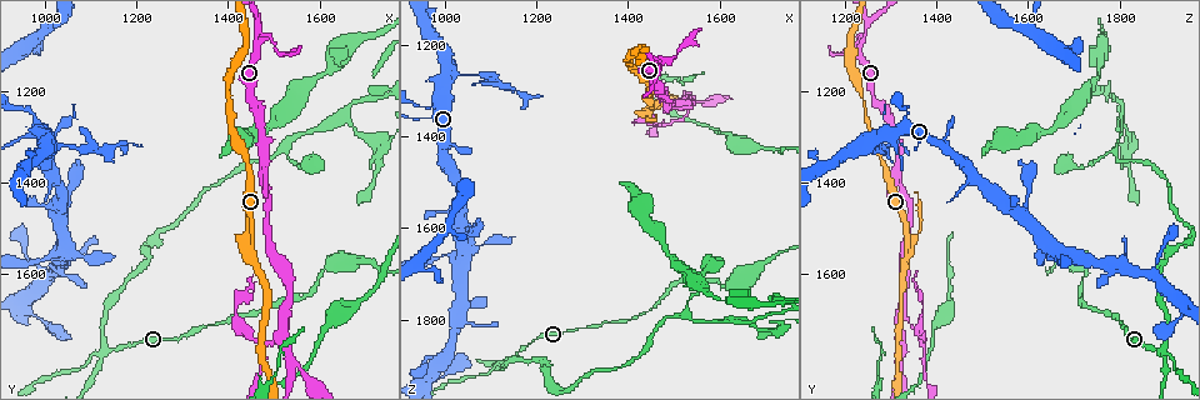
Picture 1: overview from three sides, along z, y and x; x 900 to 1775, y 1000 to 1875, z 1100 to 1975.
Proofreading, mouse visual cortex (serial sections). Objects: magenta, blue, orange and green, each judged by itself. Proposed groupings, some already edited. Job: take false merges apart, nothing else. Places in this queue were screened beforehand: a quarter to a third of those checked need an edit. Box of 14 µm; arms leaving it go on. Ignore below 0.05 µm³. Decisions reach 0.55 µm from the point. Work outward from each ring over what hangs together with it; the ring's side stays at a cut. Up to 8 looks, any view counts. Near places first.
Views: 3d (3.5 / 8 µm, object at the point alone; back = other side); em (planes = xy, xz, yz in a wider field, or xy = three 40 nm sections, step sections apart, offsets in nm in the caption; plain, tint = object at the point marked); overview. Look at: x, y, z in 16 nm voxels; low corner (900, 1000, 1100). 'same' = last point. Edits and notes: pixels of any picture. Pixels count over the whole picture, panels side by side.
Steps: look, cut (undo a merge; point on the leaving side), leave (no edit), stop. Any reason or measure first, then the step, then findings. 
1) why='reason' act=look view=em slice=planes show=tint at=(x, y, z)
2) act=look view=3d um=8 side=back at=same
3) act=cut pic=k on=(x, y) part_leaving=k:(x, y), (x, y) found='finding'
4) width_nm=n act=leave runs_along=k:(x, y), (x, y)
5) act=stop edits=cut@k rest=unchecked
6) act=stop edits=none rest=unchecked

why='thin neck' act=look view=3d um=3.5 side=back at=(1065, 1315, 1265)

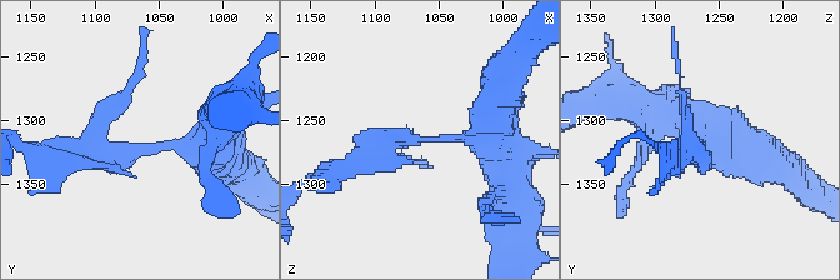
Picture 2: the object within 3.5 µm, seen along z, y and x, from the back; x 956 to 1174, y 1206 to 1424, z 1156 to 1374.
arm_widths_nm=250,300 act=look view=em slice=xy step=5 show=tint at=(1066, 1322, 1262)

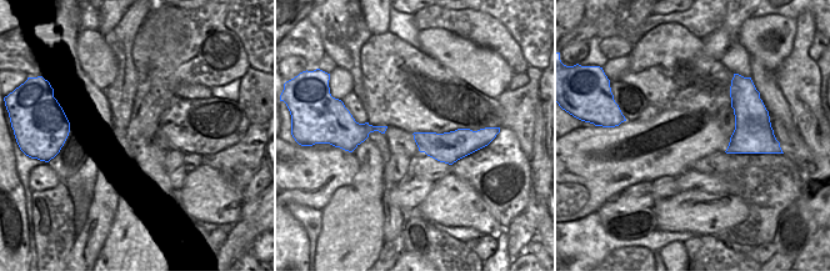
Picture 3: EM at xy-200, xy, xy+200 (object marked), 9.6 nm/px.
act=cut pic=2 on=(130, 153) part_leaving=2:(169, 145), (56, 160) found='two cells meet here'

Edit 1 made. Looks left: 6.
why='sharp bend' act=look view=3d um=8 at=(1470, 1090, 1235)

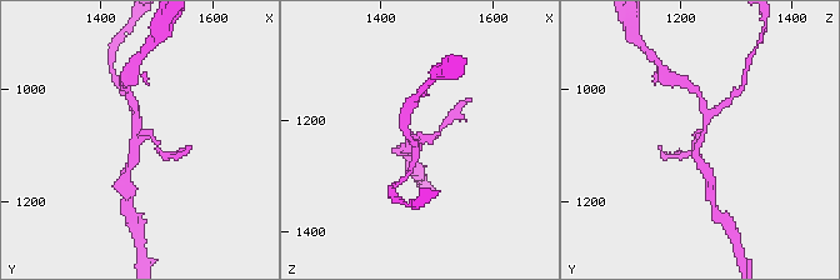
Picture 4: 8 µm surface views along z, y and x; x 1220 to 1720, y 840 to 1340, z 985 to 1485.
act=look view=3d um=3.5 at=(1465, 1090, 1240)

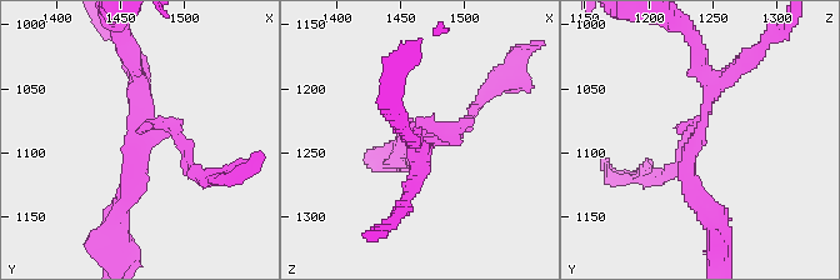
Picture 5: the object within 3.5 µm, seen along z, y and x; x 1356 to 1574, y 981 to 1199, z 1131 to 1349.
act=look view=em slice=xy step=2 show=tint at=(1464, 1088, 1240)

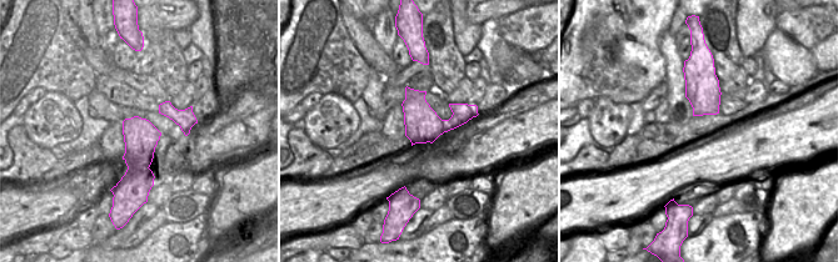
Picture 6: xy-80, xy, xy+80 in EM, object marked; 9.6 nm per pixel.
act=cut pic=5 on=(673, 168) part_leaving=5:(439, 141), (481, 103), (505, 68) found='a second cell is stuck on'

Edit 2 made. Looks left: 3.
why='redraw' act=look view=overview

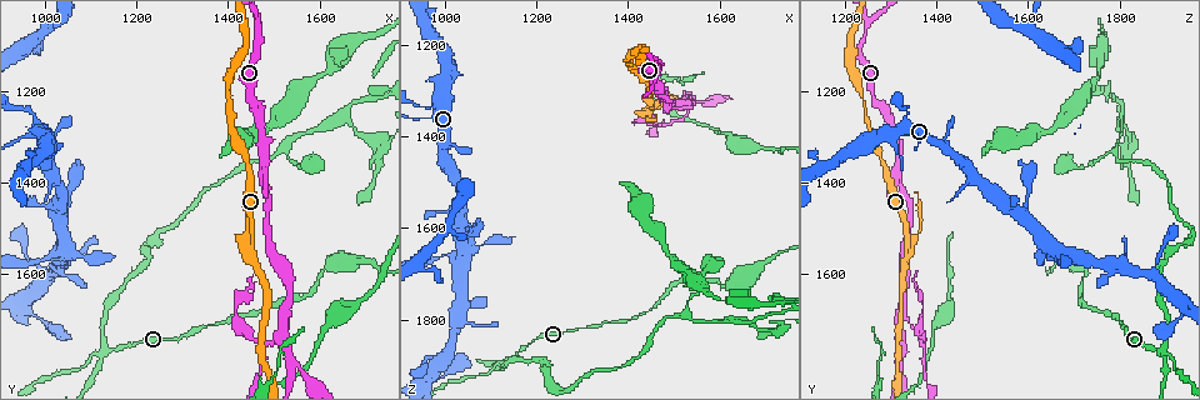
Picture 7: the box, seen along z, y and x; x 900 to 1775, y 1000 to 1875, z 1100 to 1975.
why='two arms at a narrow angle' act=look view=em slice=xy step=5 show=tint at=(1455, 1545, 1340)

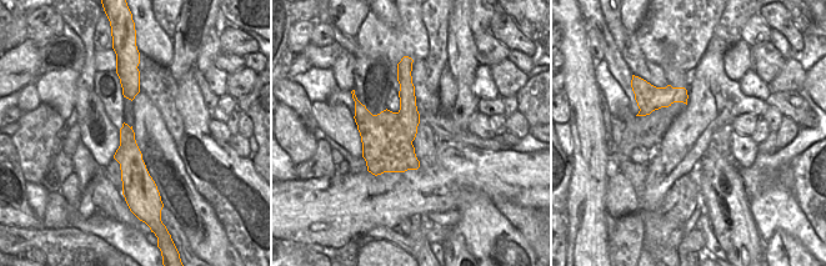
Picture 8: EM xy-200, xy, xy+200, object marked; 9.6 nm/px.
why='see where the arms go' act=look view=3d um=3.5 at=same

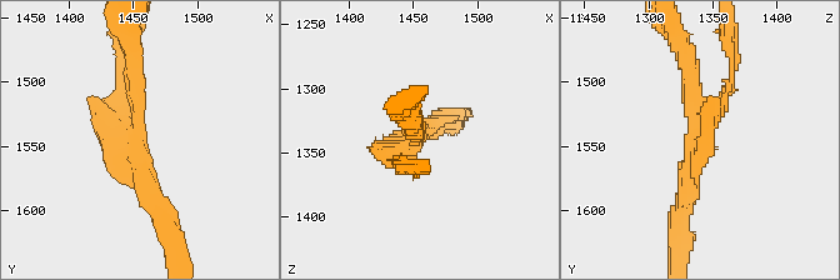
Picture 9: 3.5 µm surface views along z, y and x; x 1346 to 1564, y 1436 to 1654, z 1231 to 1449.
arm_widths_nm=150,250,250 act=cut pic=9 on=(710, 108) found='two cells meet here'

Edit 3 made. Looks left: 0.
act=stop edits=cut@2,cut@5,cut@9 rest=unchecked

